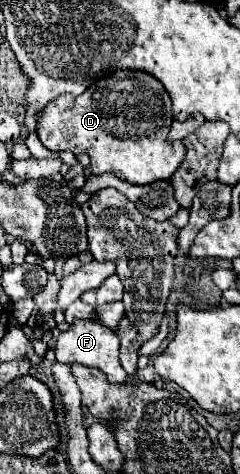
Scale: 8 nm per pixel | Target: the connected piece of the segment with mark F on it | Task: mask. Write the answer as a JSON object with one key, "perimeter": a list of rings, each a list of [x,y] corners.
{"perimeter":[[[75,320],[67,332],[61,332],[55,346],[55,356],[59,362],[67,364],[83,364],[89,368],[99,368],[105,372],[107,380],[113,384],[123,384],[127,380],[127,372],[119,364],[119,340],[113,330],[99,322],[91,320]]]}

